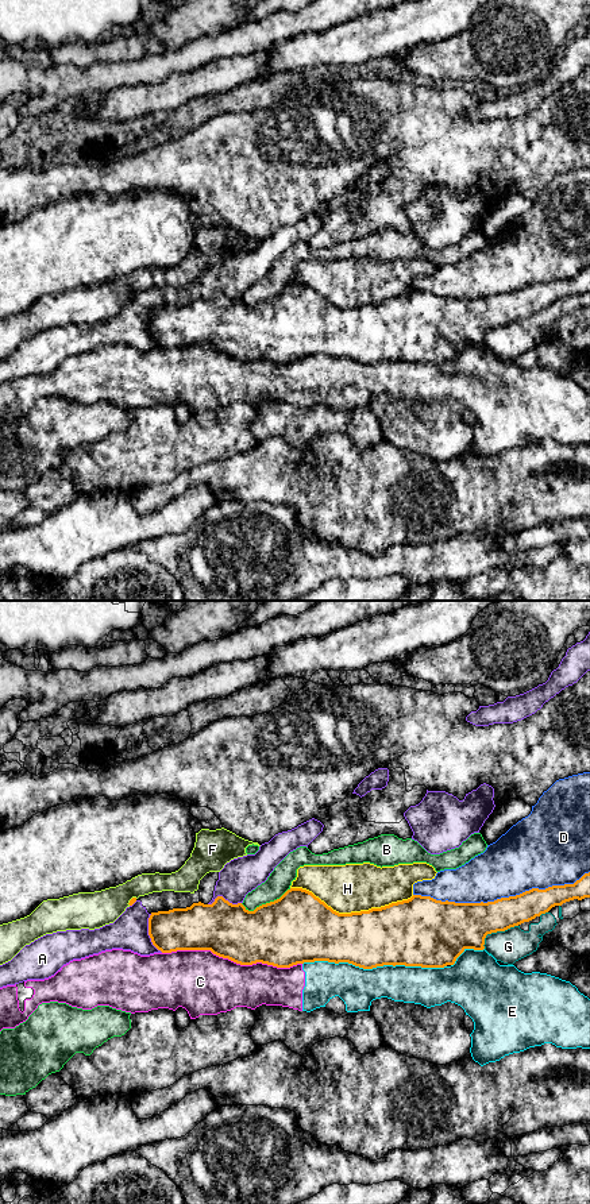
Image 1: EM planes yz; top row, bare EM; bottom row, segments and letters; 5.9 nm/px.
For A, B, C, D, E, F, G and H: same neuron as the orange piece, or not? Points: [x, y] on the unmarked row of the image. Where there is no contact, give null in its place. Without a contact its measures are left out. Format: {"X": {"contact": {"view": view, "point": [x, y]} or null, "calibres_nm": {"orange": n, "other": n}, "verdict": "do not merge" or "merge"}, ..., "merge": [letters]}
{"A": {"contact": {"view": "yz", "point": [149, 330]}, "calibres_nm": {"orange": 260, "other": 220}, "verdict": "do not merge"}, "B": {"contact": {"view": "yz", "point": [266, 298]}, "calibres_nm": {"orange": 420, "other": 140}, "verdict": "do not merge"}, "C": {"contact": {"view": "yz", "point": [232, 355]}, "calibres_nm": {"orange": 320, "other": 380}, "verdict": "do not merge"}, "D": {"contact": {"view": "yz", "point": [501, 293]}, "calibres_nm": {"orange": 260, "other": 360}, "verdict": "do not merge"}, "E": {"contact": {"view": "yz", "point": [374, 362]}, "calibres_nm": {"orange": 360, "other": 240}, "verdict": "do not merge"}, "F": {"contact": {"view": "yz", "point": [131, 294]}, "calibres_nm": {"orange": 40, "other": 220}, "verdict": "do not merge"}, "G": {"contact": {"view": "yz", "point": [496, 327]}, "calibres_nm": {"orange": 280, "other": 200}, "verdict": "do not merge"}, "H": {"contact": {"view": "yz", "point": [353, 308]}, "calibres_nm": {"orange": 340, "other": 280}, "verdict": "do not merge"}, "merge": []}

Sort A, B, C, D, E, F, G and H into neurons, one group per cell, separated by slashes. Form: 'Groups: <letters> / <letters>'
Groups: A / B / C E / D / F / G / H

